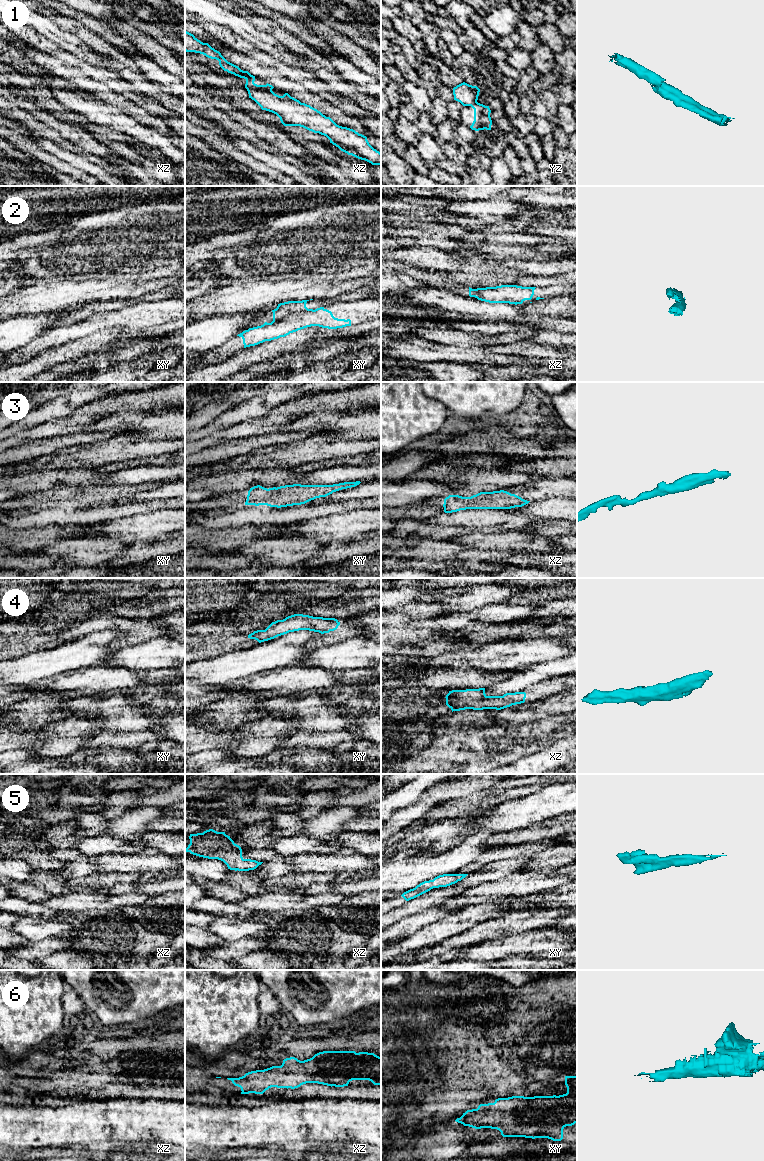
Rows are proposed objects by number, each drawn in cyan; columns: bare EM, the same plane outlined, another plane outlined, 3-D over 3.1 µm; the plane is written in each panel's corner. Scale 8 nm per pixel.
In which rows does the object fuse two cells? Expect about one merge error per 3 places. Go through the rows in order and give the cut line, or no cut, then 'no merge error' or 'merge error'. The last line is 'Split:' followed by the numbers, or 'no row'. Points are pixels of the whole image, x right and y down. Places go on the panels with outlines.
1: cut xz (246, 79), (253, 82); merge error
2: cut xy (312, 309), (292, 312), (272, 322); merge error
3: cut none; no merge error
4: cut none; no merge error
5: cut none; no merge error
6: cut none; no merge error
Split: 1, 2

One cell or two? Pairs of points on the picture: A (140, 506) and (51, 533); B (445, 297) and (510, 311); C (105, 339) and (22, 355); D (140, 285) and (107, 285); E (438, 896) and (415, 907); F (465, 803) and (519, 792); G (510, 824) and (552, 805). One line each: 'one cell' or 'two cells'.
A: two cells
B: one cell
C: two cells
D: one cell
E: one cell
F: one cell
G: one cell

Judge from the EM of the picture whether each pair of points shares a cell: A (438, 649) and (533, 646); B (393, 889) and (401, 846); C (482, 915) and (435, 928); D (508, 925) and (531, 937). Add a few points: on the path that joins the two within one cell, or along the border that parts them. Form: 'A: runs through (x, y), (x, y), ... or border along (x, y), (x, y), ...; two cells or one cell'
A: runs through (462, 651), (465, 653), (509, 653); one cell
B: border along (424, 853), (407, 854), (398, 852), (393, 856); two cells
C: runs through (470, 915), (460, 923), (447, 928); one cell
D: border along (543, 926), (497, 937); two cells

